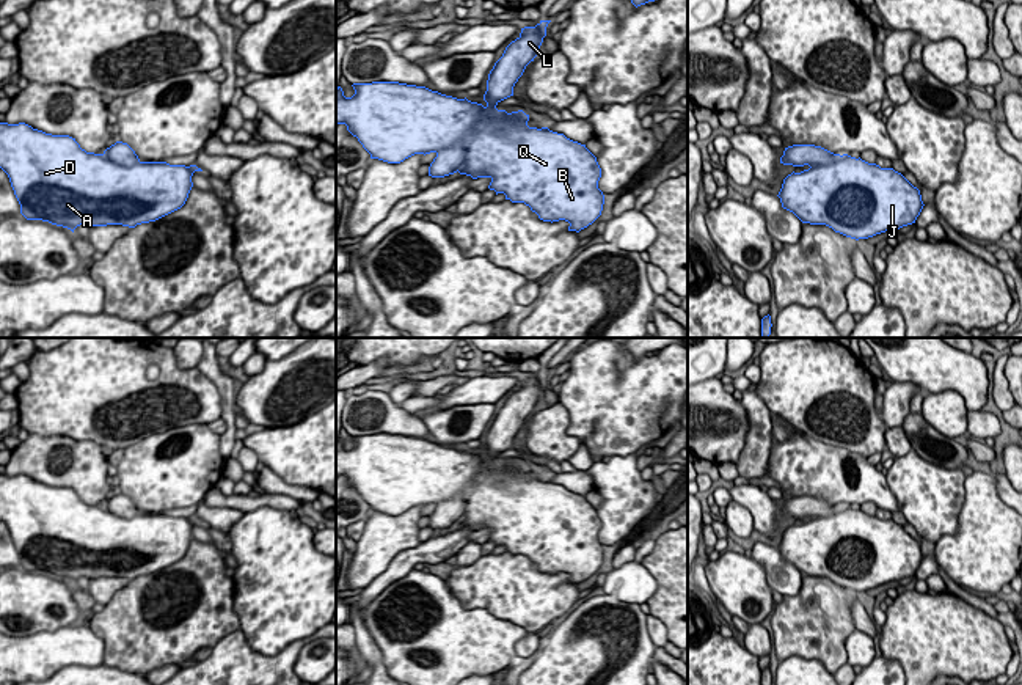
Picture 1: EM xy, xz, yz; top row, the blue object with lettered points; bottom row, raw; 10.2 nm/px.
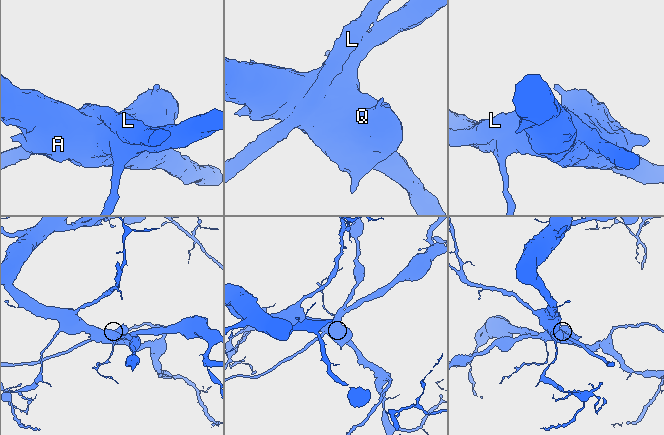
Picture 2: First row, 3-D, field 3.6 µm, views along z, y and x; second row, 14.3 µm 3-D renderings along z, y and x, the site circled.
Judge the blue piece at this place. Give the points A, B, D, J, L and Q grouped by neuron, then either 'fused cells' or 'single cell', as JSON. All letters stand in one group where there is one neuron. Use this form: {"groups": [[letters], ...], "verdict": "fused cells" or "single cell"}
{"groups": [["A", "B", "D", "J", "Q"], ["L"]], "verdict": "fused cells"}

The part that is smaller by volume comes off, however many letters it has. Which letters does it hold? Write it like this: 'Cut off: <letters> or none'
Cut off: L

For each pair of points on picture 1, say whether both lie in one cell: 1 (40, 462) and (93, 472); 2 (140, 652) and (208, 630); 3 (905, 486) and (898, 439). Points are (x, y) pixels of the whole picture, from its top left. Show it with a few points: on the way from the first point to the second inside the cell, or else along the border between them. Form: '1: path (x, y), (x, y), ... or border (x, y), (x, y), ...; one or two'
1: path (52, 475), (62, 476), (66, 472), (79, 472); one
2: path (157, 635), (168, 630), (190, 630); one
3: border (911, 448), (894, 459); two

